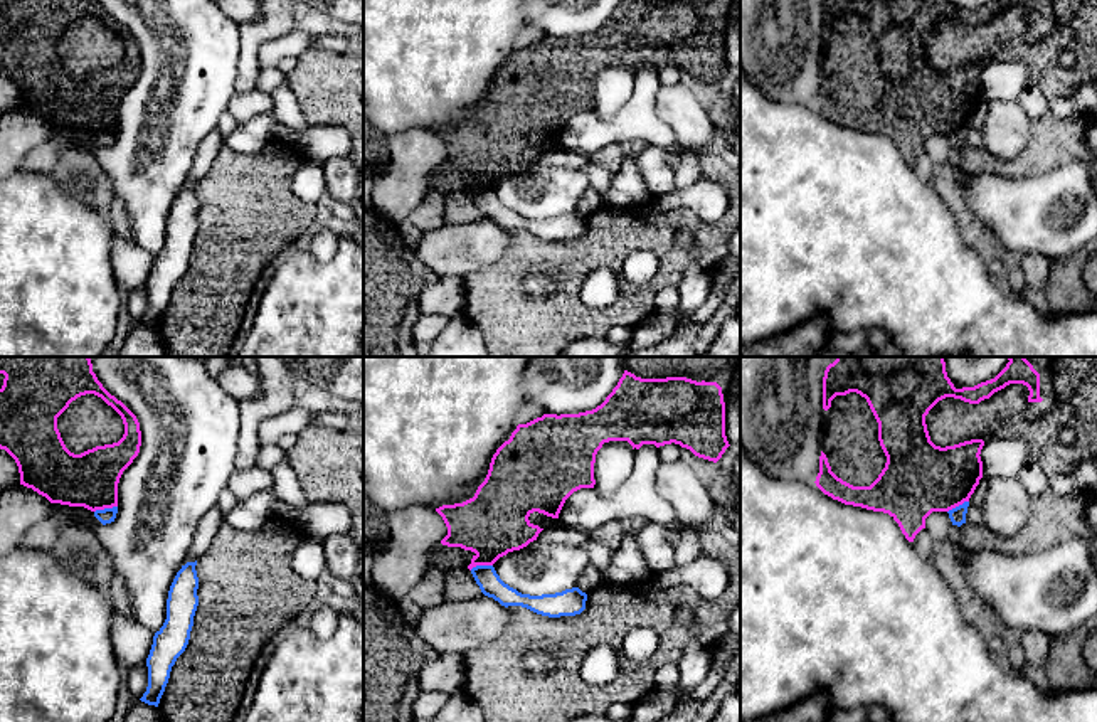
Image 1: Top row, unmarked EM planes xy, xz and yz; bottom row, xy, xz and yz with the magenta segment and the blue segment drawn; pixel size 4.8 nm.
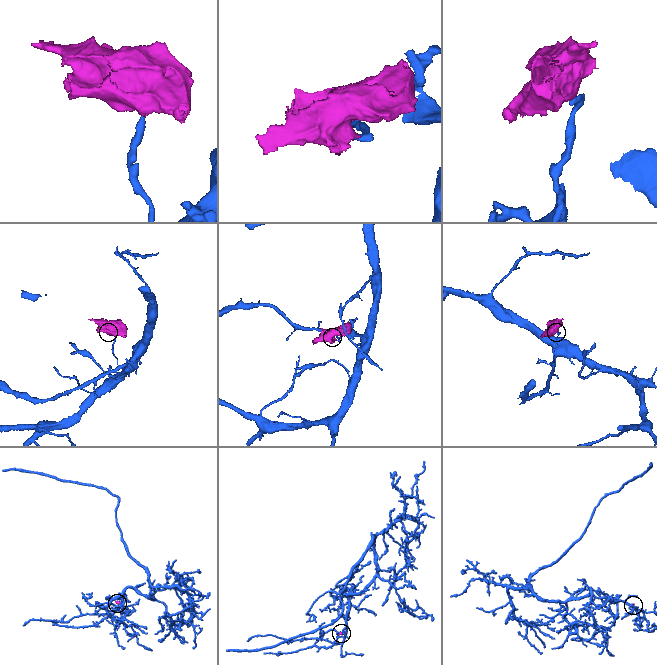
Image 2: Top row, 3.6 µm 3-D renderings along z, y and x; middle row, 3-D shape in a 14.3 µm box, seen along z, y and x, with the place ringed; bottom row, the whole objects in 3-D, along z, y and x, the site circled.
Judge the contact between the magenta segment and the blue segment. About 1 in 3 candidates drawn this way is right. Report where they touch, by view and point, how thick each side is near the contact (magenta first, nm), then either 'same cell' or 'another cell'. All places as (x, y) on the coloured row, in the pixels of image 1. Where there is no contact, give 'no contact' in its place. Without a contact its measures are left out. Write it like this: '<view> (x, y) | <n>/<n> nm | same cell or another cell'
xy (105, 507) | 260/70 nm | another cell

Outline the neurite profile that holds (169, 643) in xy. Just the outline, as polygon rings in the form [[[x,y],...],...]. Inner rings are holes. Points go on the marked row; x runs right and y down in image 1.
[[[197,560],[182,565],[170,586],[167,619],[155,633],[153,645],[146,658],[148,687],[140,700],[148,705],[158,707],[168,683],[172,666],[188,645],[193,616],[199,606],[199,577],[195,565]]]

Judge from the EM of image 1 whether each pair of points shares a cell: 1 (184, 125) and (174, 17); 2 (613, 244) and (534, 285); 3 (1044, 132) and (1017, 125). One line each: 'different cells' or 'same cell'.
1: same cell
2: different cells
3: different cells

